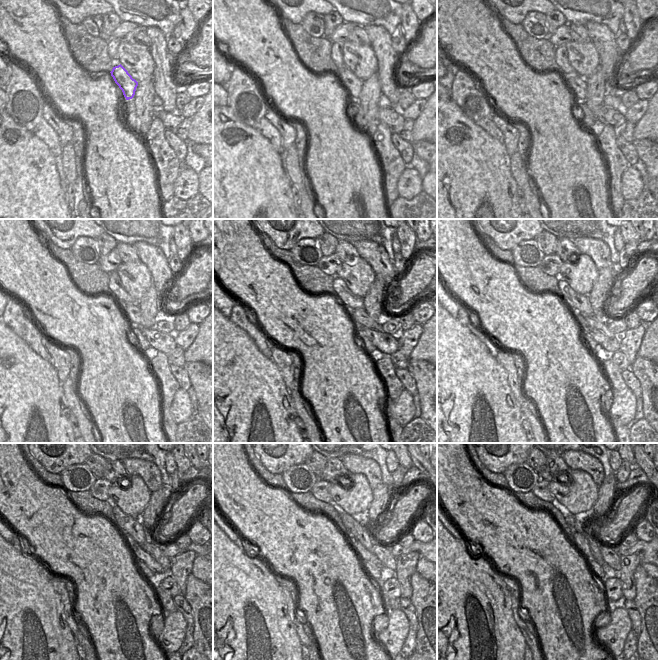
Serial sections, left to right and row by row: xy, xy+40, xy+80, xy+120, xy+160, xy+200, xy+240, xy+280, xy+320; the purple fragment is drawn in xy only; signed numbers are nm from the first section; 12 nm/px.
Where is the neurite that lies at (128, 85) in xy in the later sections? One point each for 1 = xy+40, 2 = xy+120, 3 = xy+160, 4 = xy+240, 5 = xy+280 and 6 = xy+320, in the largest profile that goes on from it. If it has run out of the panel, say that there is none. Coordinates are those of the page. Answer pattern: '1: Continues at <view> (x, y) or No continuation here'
1: Continues at xy+40 (353, 85)
2: Continues at xy+120 (132, 311)
3: Continues at xy+160 (359, 316)
4: Continues at xy+240 (152, 547)
5: Continues at xy+280 (383, 553)
6: Continues at xy+320 (609, 554)

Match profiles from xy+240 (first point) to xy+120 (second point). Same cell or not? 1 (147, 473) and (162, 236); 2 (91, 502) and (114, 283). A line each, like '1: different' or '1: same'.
1: different
2: different

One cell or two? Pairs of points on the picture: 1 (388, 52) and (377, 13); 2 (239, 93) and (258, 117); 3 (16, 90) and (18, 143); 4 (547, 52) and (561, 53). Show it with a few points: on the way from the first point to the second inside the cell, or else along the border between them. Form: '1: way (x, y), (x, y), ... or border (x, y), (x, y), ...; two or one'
1: border (364, 26), (382, 26), (390, 35); two
2: way (245, 99), (252, 111); one
3: border (10, 115), (17, 124), (37, 137); two
4: border (555, 47), (557, 69); two

